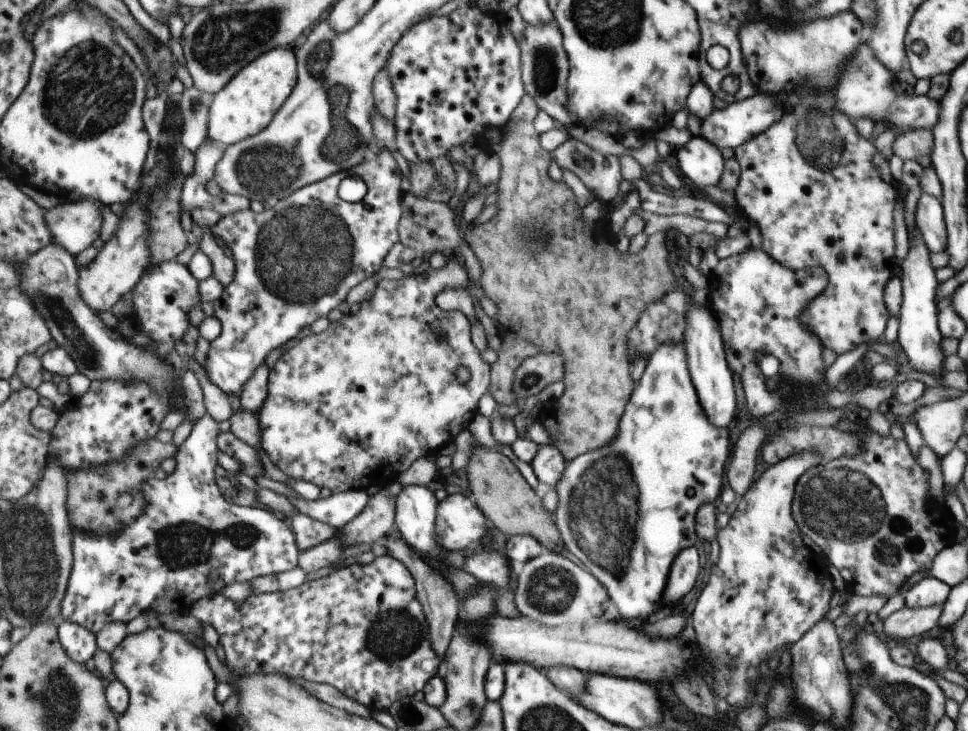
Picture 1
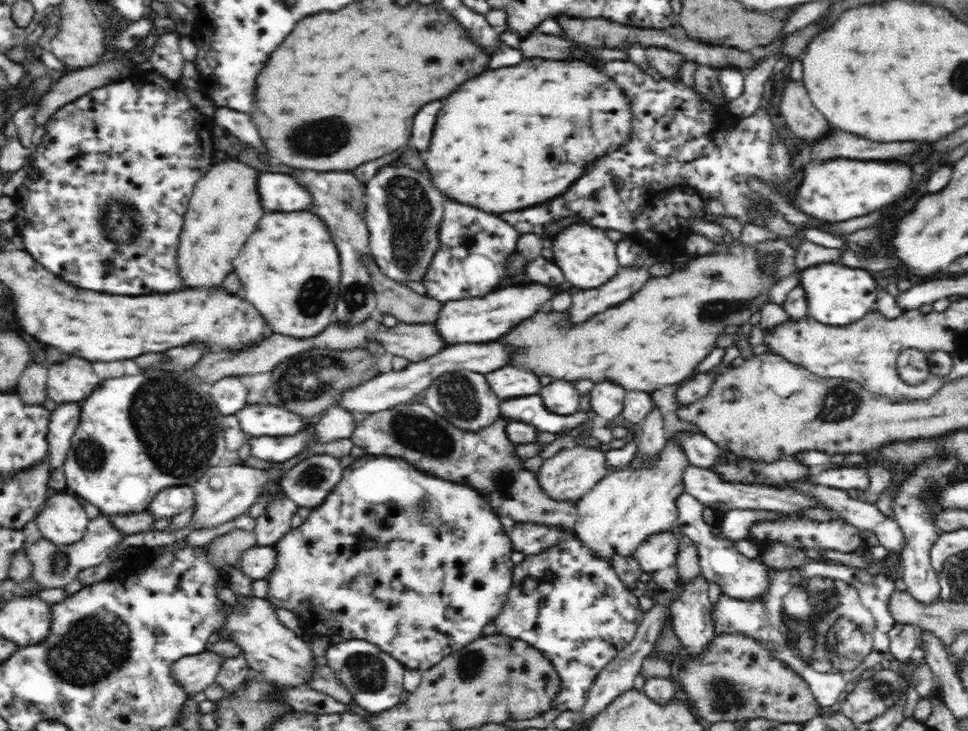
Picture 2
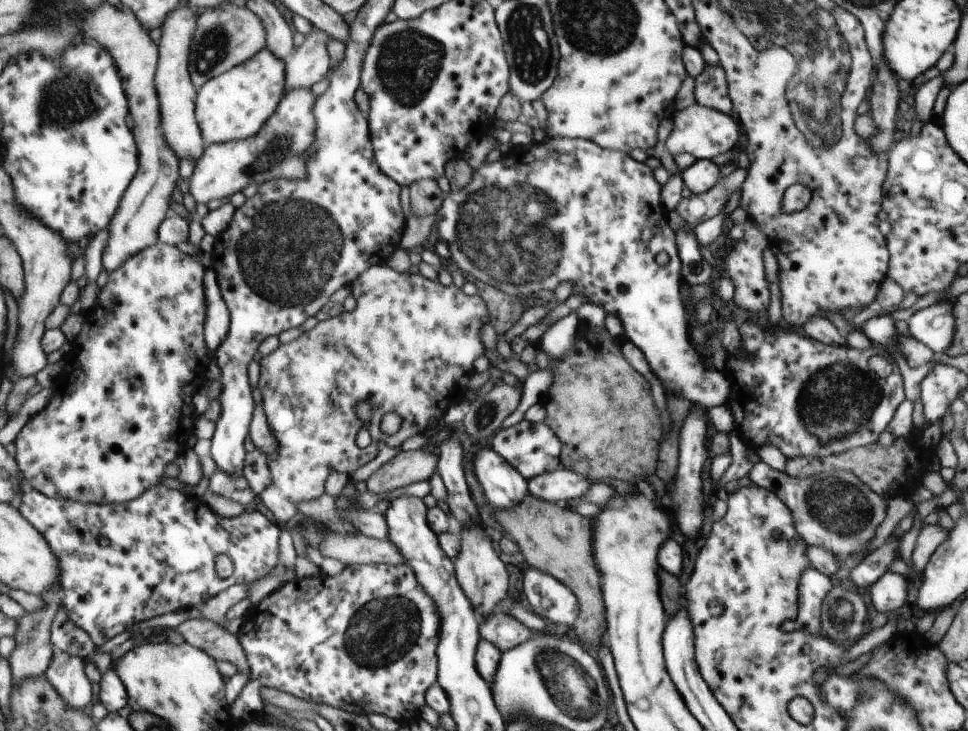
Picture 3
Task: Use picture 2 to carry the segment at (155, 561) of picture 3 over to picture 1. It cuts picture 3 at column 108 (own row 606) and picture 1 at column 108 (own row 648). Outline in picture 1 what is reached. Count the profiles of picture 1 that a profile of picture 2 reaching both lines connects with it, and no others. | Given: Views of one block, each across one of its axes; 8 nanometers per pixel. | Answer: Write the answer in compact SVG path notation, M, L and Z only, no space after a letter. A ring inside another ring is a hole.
M205 412L205 414L195 422L187 440L179 446L175 456L176 466L174 471L164 479L160 480L156 477L151 477L142 484L147 500L146 509L127 530L123 530L123 534L121 534L119 538L117 538L117 536L113 536L113 538L101 538L101 535L89 536L89 534L85 534L85 532L79 532L79 529L73 529L74 568L72 569L66 596L62 602L61 620L67 619L82 624L94 631L95 634L99 634L110 622L131 622L133 618L137 618L139 614L149 610L156 611L159 616L164 615L166 617L168 617L169 614L177 612L185 615L192 612L192 608L197 601L201 601L202 598L205 597L210 597L212 594L221 593L225 586L231 583L252 582L256 578L265 575L281 574L292 571L300 566L302 550L299 548L293 529L291 530L281 518L277 518L273 512L269 512L269 510L265 510L265 508L239 506L225 500L223 492L219 490L219 486L217 486L217 482L215 482L215 468L217 468L217 464L219 464L219 462L217 462L217 460L219 460L218 436L219 423L209 413ZM214 571L218 573L216 579L210 577Z

